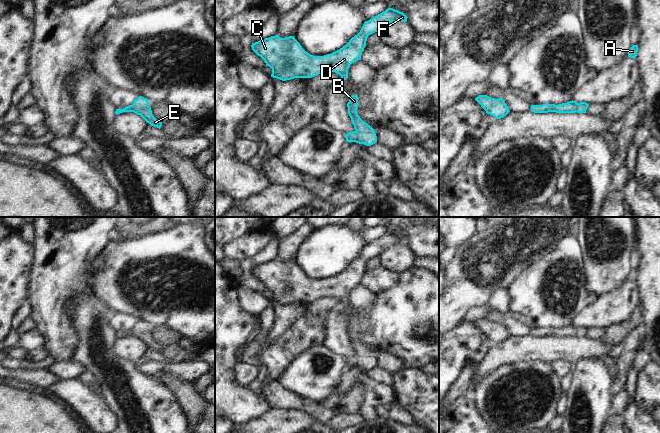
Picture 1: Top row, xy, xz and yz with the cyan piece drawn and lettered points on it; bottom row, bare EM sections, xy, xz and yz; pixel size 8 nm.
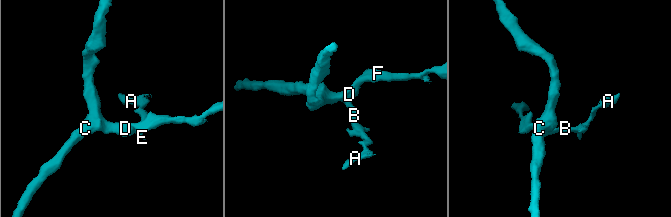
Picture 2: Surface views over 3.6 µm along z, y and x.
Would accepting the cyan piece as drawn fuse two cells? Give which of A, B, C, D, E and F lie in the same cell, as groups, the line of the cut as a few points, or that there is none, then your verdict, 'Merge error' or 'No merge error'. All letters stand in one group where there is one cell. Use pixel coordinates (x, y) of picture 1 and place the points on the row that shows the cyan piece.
Groups: A B C D E F. No split. No merge error

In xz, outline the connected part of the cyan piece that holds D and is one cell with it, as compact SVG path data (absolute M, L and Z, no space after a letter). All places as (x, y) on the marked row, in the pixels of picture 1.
M388 8L372 19L365 21L360 32L352 37L345 46L324 56L313 56L309 54L302 48L294 36L285 38L281 38L278 35L271 36L252 43L251 47L252 50L264 60L266 65L272 69L271 77L273 78L286 81L294 78L312 78L323 72L335 72L341 76L340 81L343 81L348 78L350 65L361 60L368 36L375 32L379 33L385 25L397 21L407 22L407 16L403 12Z

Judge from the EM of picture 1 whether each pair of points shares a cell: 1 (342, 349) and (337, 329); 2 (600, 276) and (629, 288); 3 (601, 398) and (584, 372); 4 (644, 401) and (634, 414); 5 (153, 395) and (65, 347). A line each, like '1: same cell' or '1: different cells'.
1: same cell
2: different cells
3: same cell
4: different cells
5: different cells

